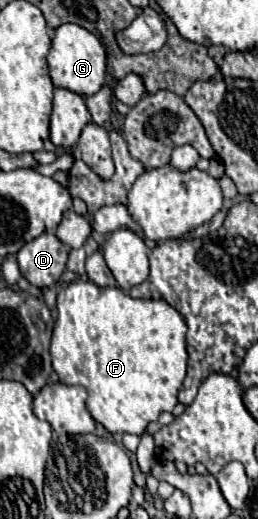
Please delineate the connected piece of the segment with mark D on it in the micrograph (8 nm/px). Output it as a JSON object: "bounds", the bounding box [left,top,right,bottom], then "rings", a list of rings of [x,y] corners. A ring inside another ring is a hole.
{"bounds":[17,234,69,288],"rings":[[[41,234],[17,252],[21,274],[37,288],[53,286],[65,272],[69,248],[55,234]]]}

